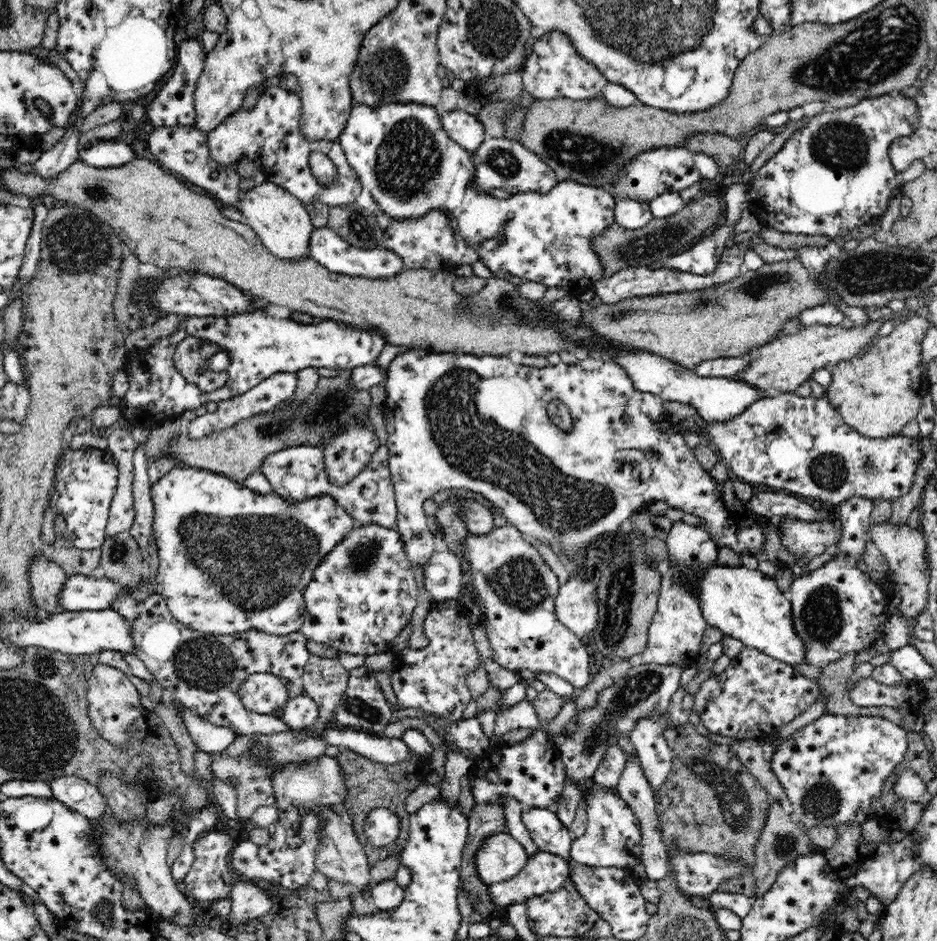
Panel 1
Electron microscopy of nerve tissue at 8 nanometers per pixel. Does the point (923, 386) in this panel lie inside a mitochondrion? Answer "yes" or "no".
no

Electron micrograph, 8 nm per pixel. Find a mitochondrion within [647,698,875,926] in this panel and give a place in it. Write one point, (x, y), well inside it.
(731, 797)

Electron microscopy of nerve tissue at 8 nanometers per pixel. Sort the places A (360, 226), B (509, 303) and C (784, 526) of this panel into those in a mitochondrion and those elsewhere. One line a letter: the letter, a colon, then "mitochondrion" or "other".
A: mitochondrion
B: mitochondrion
C: other

